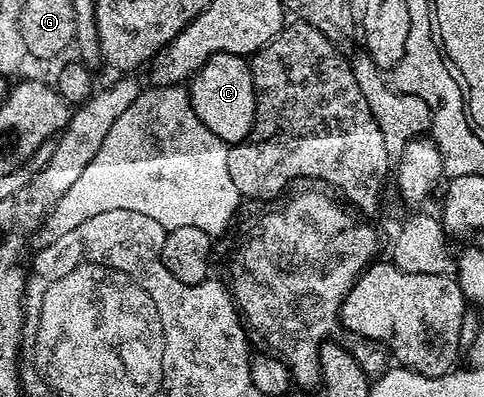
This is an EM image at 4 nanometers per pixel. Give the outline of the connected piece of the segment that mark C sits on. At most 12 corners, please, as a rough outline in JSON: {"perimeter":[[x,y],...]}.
{"perimeter":[[218,53],[188,80],[199,120],[227,143],[253,128],[253,72]]}

